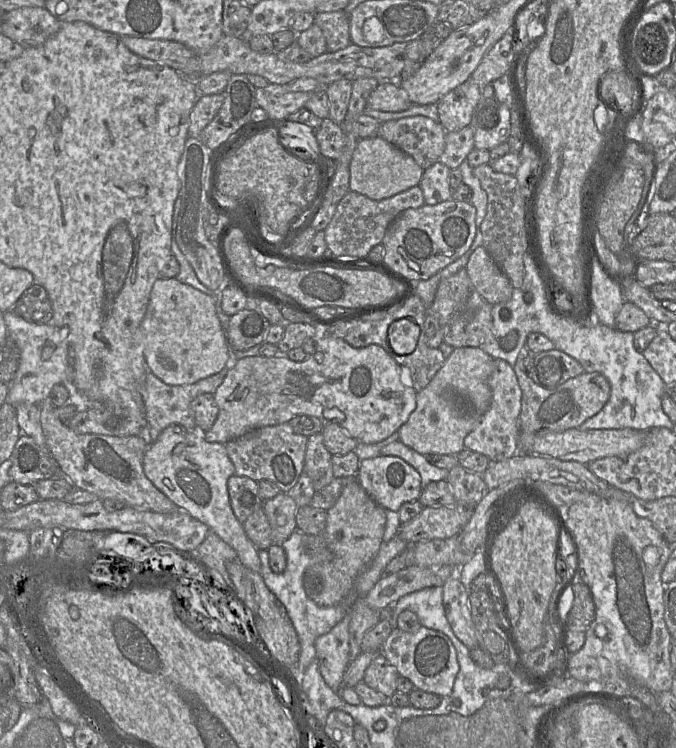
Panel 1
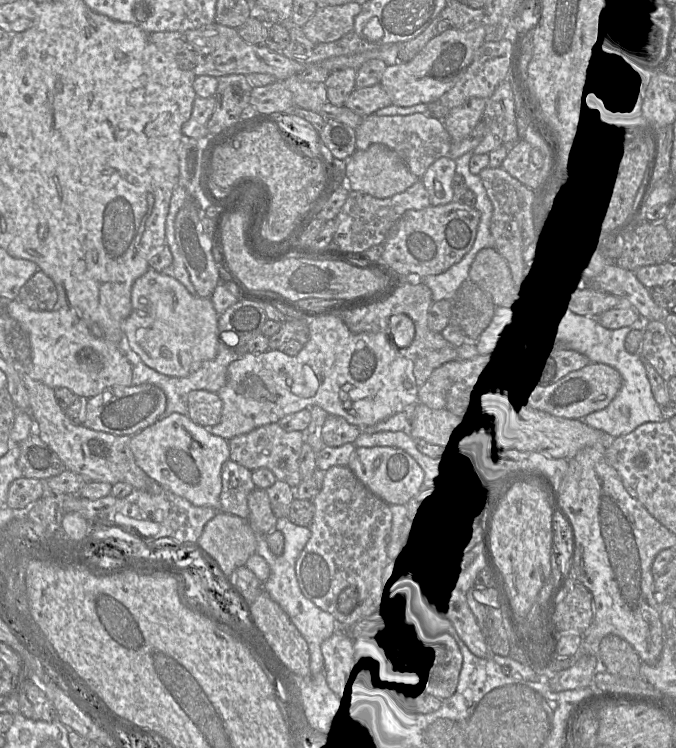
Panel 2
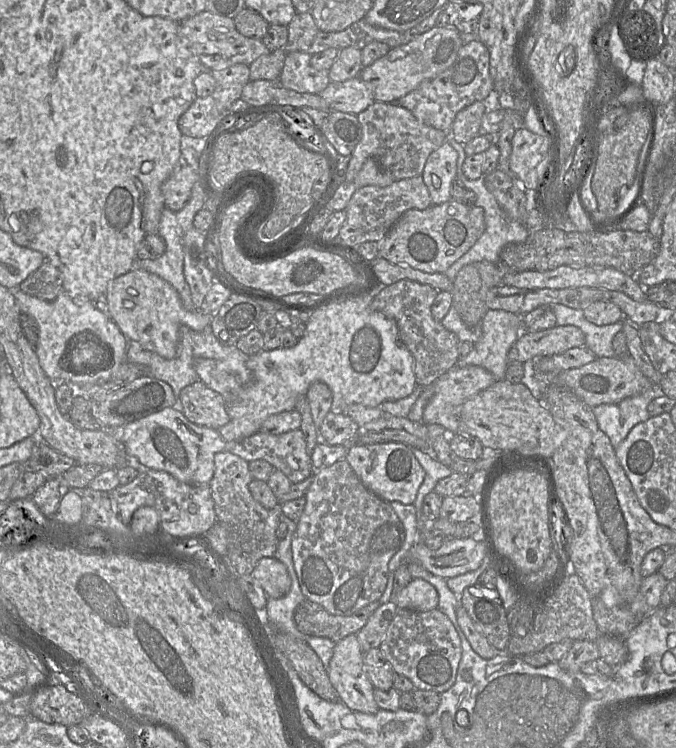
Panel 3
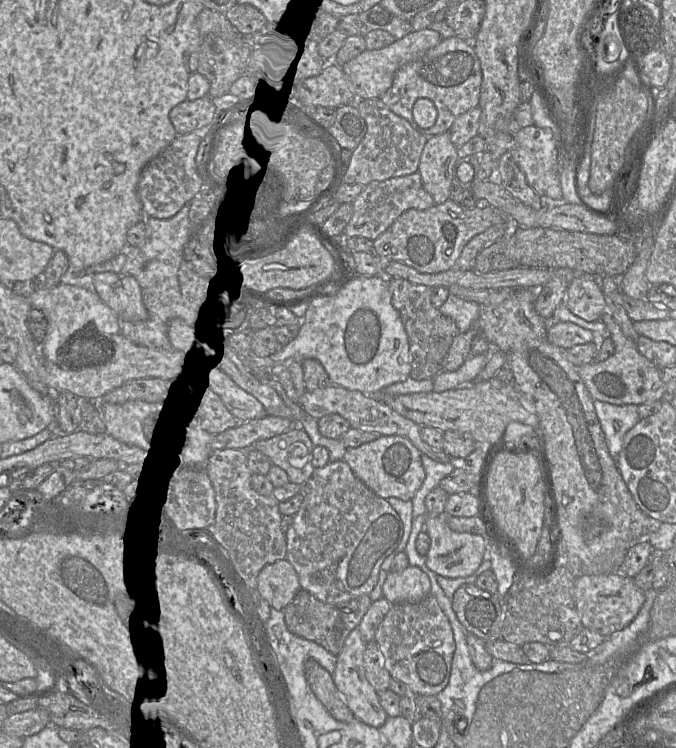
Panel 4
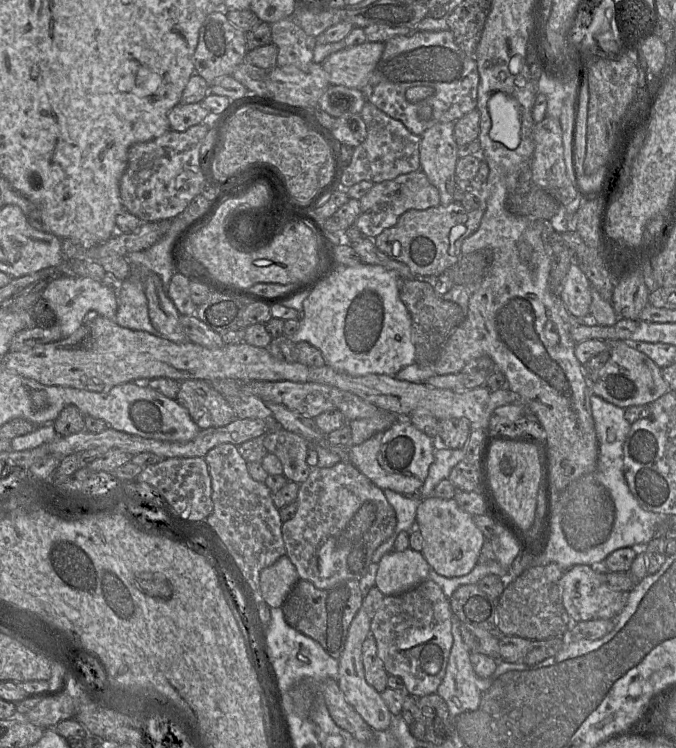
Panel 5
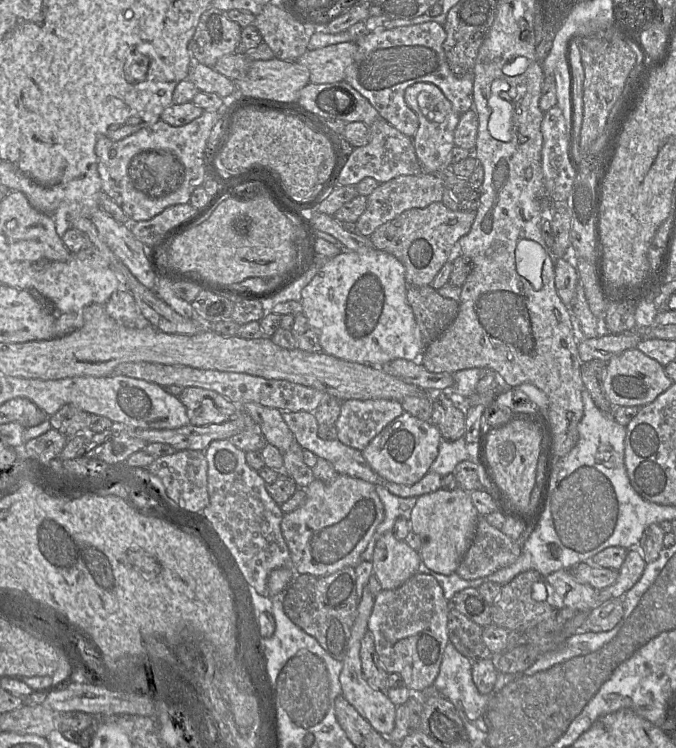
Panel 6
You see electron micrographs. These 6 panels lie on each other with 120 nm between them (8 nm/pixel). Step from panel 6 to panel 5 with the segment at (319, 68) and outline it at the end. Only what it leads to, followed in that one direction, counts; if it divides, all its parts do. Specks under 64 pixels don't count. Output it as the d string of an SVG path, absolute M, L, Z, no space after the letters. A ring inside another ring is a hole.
M365 42L330 54L321 63L331 85L361 90L384 51L383 42Z

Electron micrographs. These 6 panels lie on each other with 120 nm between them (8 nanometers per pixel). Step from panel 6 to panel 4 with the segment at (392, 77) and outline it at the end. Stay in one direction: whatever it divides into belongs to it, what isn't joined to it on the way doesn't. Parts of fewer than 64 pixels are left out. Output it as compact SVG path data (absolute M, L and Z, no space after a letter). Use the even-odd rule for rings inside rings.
M458 36L442 39L435 47L427 50L415 60L401 66L395 73L391 87L380 96L381 101L396 115L406 119L410 125L425 136L439 135L449 132L457 117L471 108L479 106L482 84L480 61L473 48L473 41L466 41ZM419 98L428 98L437 108L437 119L430 128L422 128L413 117L413 105Z

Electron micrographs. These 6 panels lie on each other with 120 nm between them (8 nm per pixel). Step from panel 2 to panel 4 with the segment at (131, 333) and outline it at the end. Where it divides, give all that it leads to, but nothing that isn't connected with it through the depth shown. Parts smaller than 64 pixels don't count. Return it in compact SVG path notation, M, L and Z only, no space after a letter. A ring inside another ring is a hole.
M106 271L95 273L92 281L97 295L120 320L135 323L148 318L141 287L133 276Z

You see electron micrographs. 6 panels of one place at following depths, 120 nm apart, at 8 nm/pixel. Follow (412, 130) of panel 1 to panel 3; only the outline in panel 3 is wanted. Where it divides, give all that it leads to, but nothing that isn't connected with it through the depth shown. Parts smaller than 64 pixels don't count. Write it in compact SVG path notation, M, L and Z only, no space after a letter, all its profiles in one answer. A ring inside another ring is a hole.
M375 101L360 112L357 118L361 125L361 138L350 156L346 169L346 181L348 182L353 182L368 158L375 159L383 170L393 175L395 180L422 176L429 155L449 141L449 132L444 132L421 123L409 110L399 106L397 103Z

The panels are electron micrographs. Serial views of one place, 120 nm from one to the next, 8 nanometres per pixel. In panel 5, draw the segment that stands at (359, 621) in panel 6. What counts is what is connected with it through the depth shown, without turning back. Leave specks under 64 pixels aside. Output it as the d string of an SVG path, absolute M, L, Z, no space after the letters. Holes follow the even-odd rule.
M361 606L350 624L346 645L341 656L339 657L337 683L340 690L344 694L346 701L363 718L363 720L374 731L384 731L390 727L394 716L388 709L386 703L381 697L381 694L367 683L362 662L362 646L363 642L370 634L370 623L371 618Z

